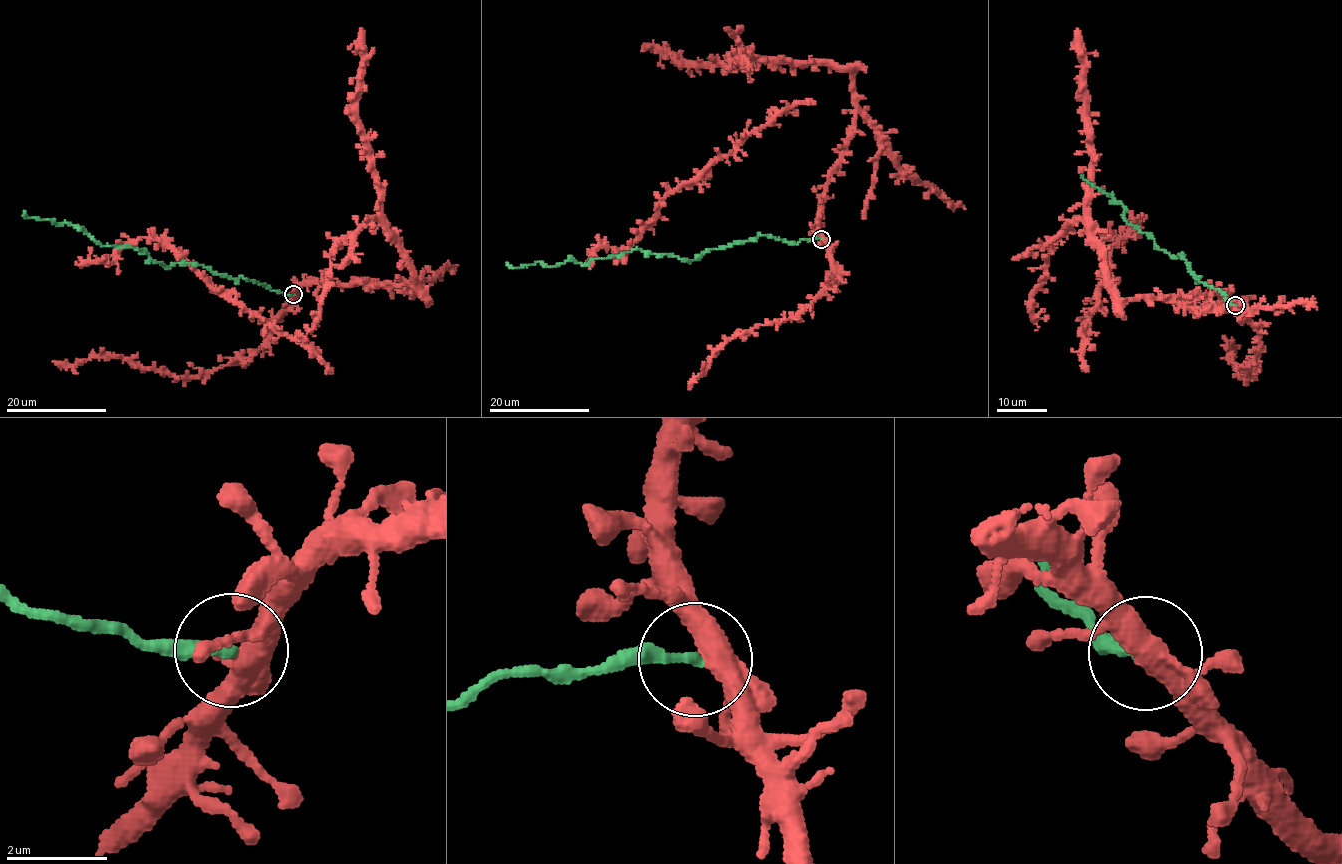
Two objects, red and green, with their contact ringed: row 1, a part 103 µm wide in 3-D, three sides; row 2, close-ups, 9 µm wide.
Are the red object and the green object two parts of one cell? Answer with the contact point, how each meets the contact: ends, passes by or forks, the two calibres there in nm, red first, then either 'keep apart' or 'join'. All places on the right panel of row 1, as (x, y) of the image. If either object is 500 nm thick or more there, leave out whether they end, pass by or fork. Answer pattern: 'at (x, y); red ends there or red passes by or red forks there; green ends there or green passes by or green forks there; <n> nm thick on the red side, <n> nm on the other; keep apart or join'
at (1235, 305); red forks there; green ends there; 360 nm thick on the red side, 190 nm on the other; keep apart

